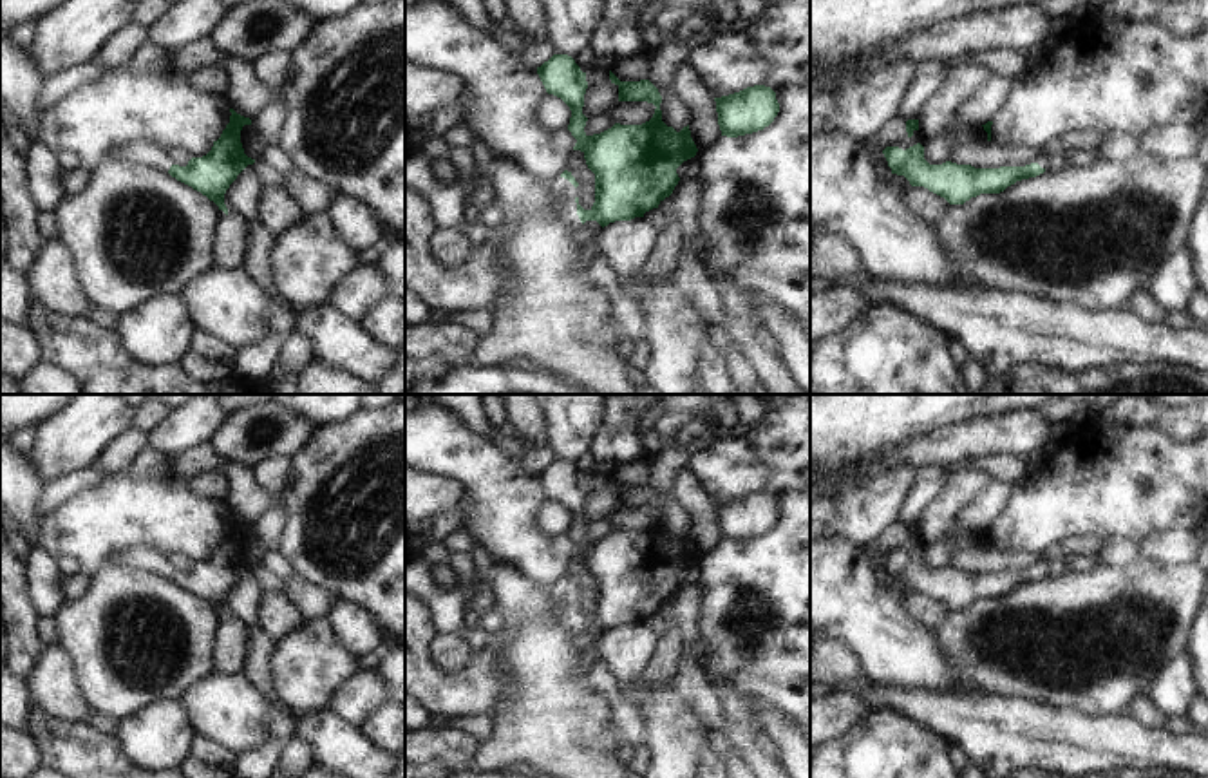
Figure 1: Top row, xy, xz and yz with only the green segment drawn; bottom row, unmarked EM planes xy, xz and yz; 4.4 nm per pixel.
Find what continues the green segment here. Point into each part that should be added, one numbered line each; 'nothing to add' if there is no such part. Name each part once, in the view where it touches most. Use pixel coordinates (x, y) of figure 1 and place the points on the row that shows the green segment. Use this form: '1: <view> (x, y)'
1: xz (563, 205).

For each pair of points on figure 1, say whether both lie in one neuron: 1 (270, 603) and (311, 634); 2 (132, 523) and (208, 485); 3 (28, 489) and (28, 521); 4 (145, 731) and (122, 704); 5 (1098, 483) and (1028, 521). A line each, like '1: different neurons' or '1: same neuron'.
1: different neurons
2: different neurons
3: same neuron
4: different neurons
5: same neuron

